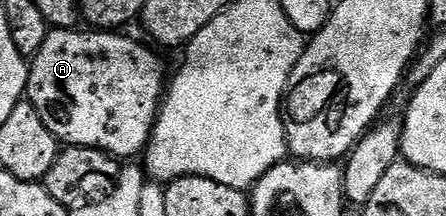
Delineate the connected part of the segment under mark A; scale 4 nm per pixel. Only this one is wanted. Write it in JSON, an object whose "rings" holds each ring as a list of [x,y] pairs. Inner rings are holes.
{"rings":[[[53,28],[50,29],[47,40],[43,40],[43,48],[29,62],[29,84],[27,87],[27,101],[39,112],[43,124],[55,135],[58,143],[65,146],[86,146],[87,148],[99,148],[103,152],[112,154],[118,160],[133,160],[142,153],[149,144],[149,138],[153,135],[153,126],[157,122],[157,116],[161,109],[162,101],[167,93],[167,74],[165,78],[165,66],[161,58],[156,54],[156,49],[148,50],[141,42],[133,38],[124,38],[121,32],[94,32],[84,28]]]}

